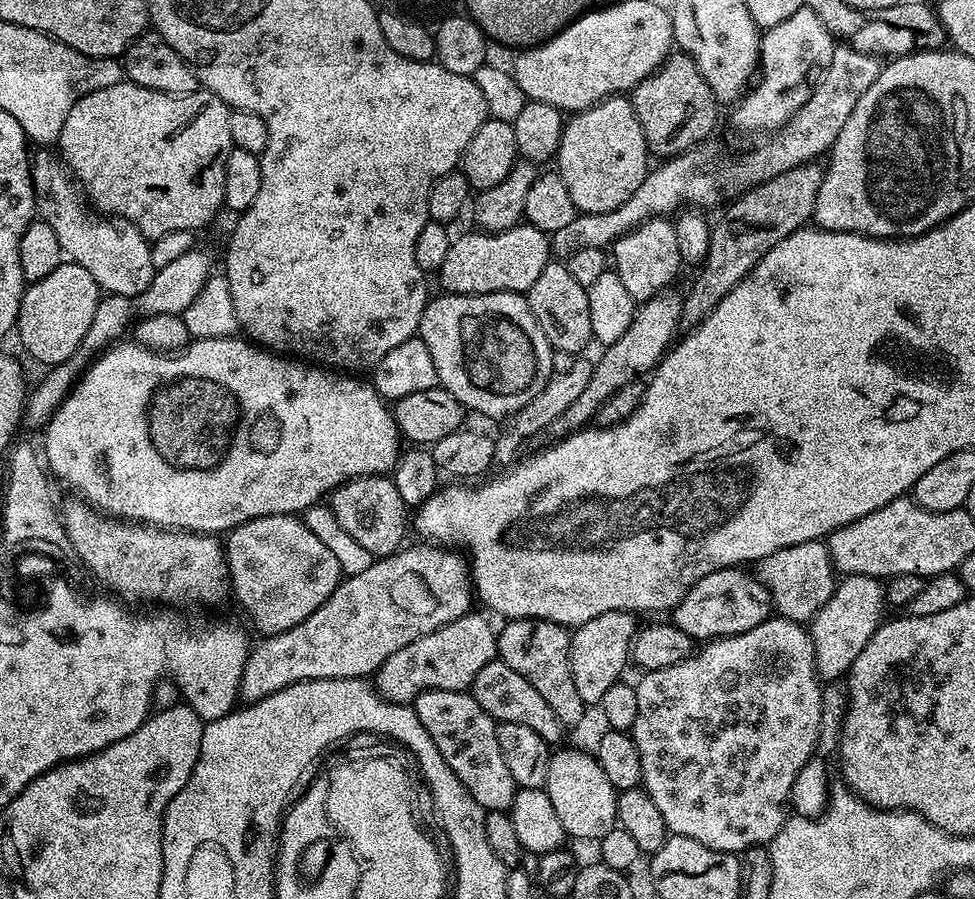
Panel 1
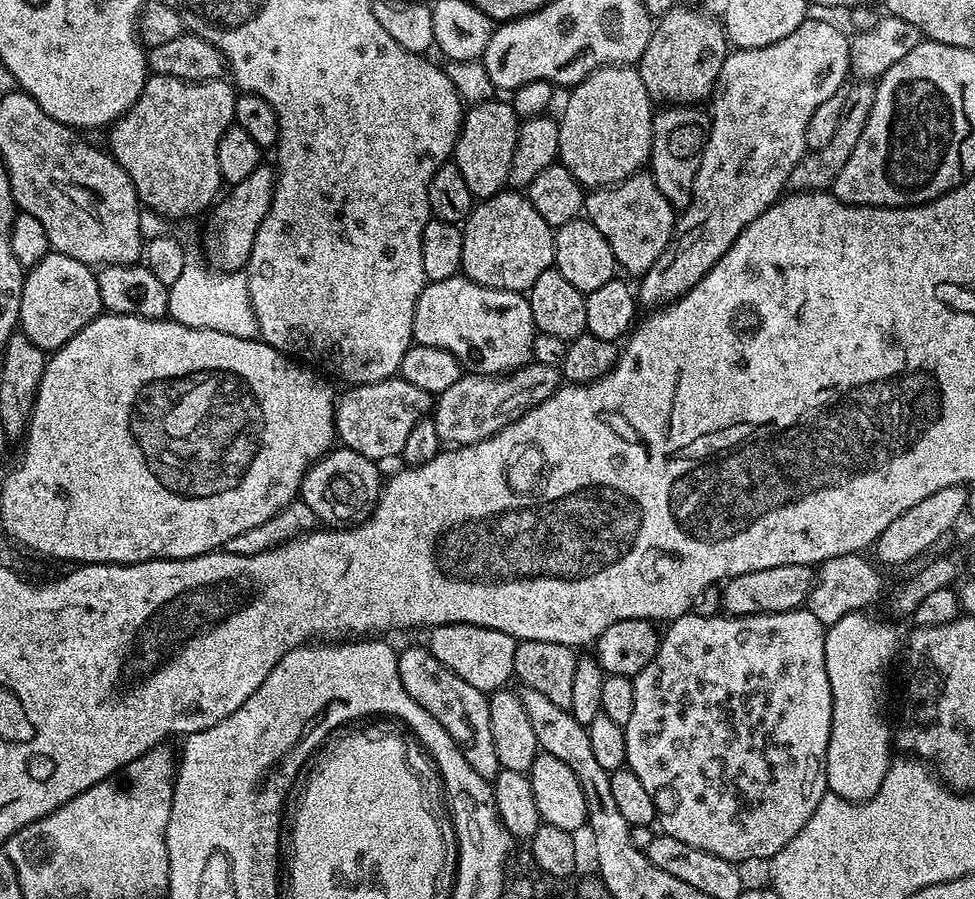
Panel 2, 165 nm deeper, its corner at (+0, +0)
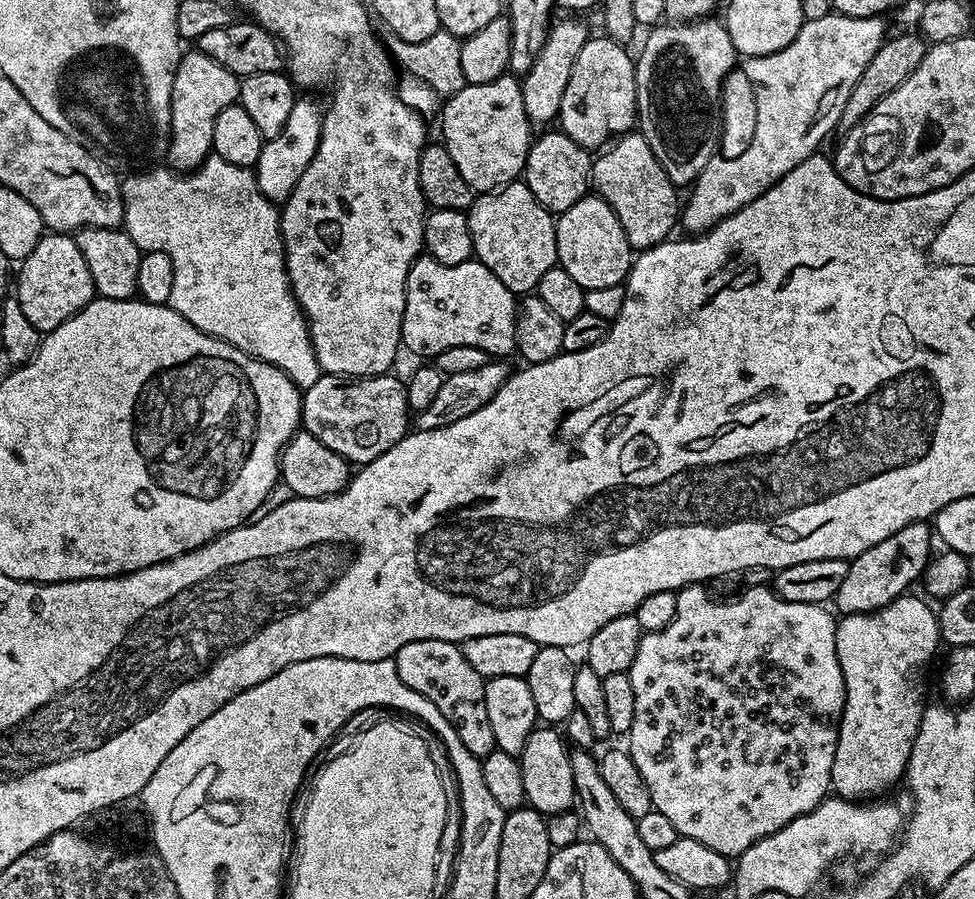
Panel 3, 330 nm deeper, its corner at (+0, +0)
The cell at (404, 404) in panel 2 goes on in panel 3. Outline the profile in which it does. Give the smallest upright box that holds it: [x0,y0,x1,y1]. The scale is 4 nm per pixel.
[300,374,410,466]

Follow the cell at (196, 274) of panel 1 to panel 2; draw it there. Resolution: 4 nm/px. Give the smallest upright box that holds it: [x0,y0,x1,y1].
[204,162,275,271]

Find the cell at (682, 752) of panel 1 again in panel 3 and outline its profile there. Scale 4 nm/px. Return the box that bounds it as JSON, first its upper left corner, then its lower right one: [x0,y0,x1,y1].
[626,583,844,858]

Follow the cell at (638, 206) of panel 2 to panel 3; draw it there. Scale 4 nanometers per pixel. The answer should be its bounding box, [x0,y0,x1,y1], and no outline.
[590,131,682,250]

